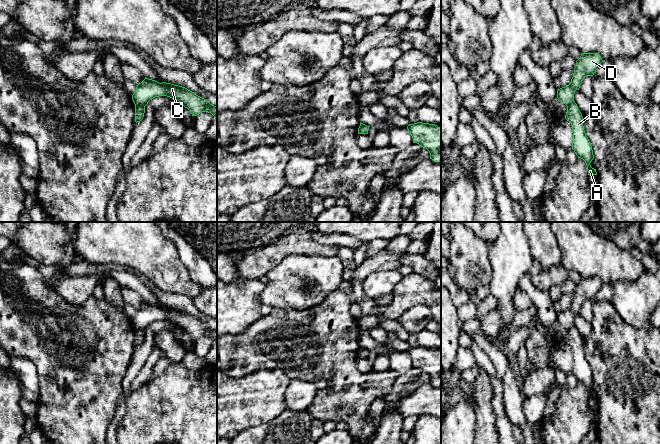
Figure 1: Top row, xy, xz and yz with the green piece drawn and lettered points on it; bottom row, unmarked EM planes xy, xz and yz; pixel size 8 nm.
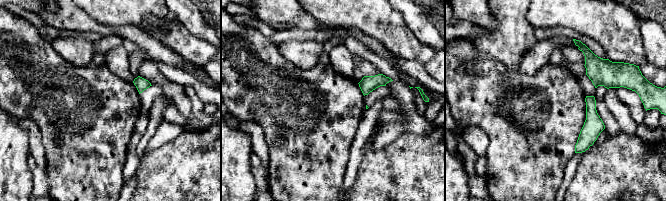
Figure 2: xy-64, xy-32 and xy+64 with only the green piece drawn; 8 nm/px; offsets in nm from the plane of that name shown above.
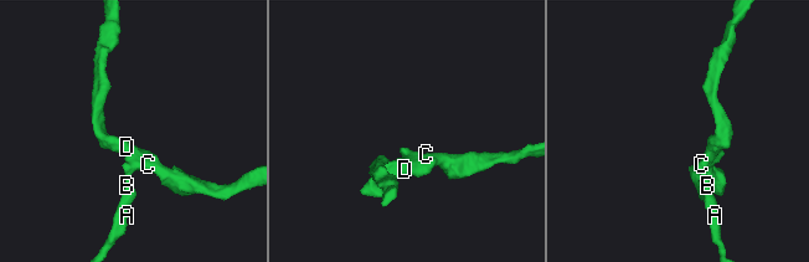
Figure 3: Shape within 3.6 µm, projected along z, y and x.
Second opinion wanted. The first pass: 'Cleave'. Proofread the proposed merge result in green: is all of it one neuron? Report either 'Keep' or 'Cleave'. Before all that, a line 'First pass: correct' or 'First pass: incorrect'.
First pass: correct
Cleave

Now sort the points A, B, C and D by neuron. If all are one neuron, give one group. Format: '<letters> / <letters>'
A B / C D

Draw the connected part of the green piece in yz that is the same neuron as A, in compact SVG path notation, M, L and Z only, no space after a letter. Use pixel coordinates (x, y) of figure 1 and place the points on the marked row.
M575 102L567 106L565 119L572 125L572 149L578 158L585 161L588 175L597 175L596 169L592 168L590 165L591 161L594 159L593 150L584 130L582 114Z

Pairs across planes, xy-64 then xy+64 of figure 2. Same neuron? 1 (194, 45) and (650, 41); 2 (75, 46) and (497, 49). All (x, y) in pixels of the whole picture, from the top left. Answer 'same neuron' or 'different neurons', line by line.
1: different neurons
2: different neurons

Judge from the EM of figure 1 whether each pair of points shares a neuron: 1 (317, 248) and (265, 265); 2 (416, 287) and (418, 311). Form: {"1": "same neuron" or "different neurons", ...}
{"1": "same neuron", "2": "different neurons"}

